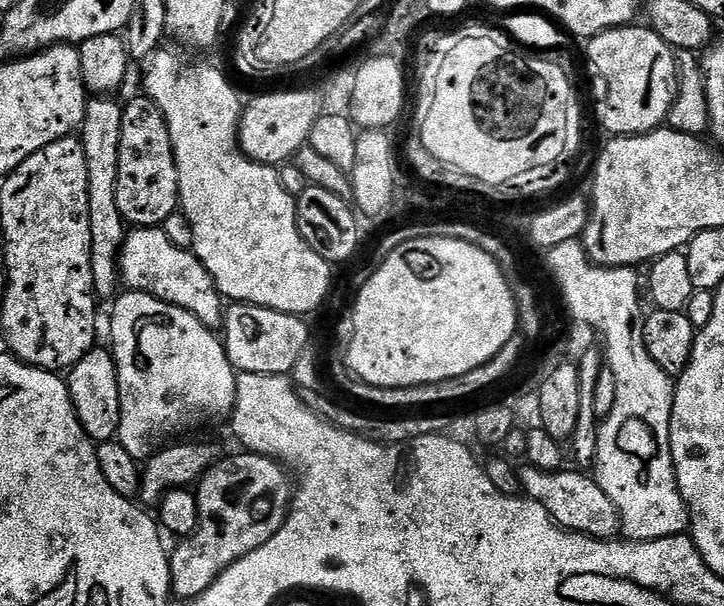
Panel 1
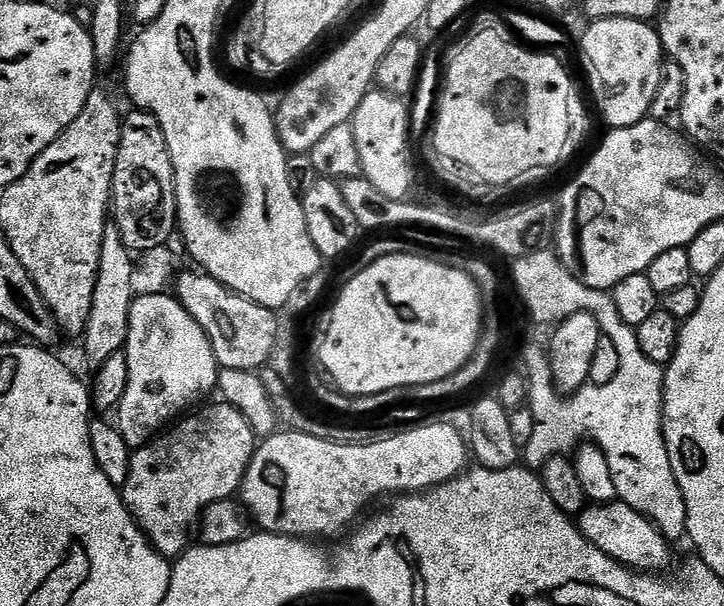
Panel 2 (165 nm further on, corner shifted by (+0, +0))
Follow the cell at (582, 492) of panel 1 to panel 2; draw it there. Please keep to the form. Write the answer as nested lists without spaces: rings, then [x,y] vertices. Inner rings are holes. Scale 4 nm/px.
[[[623,502],[610,504],[595,504],[585,507],[579,513],[578,527],[580,533],[602,554],[606,554],[611,560],[623,564],[625,568],[631,568],[638,572],[658,574],[672,560],[672,552],[669,541],[657,530],[651,520],[646,519],[641,512],[635,512],[630,505]]]

